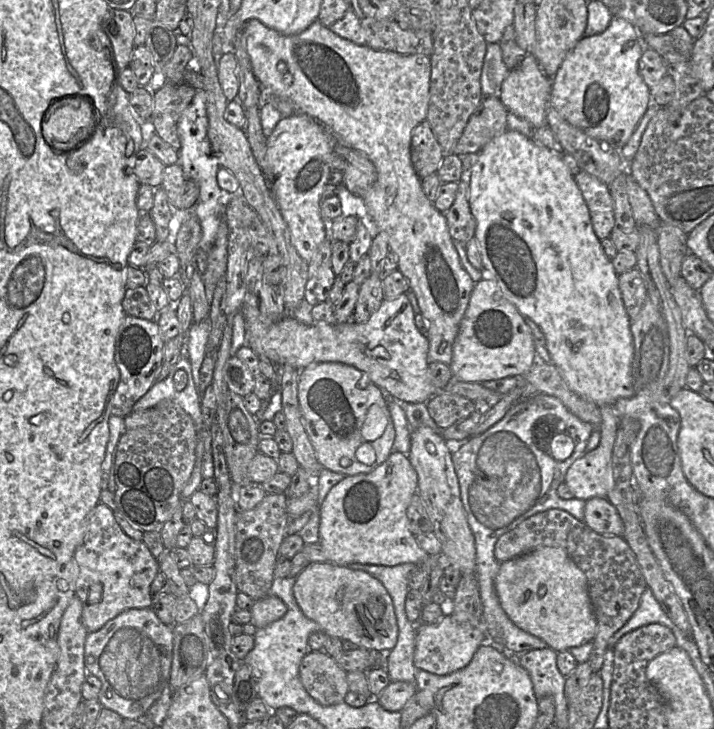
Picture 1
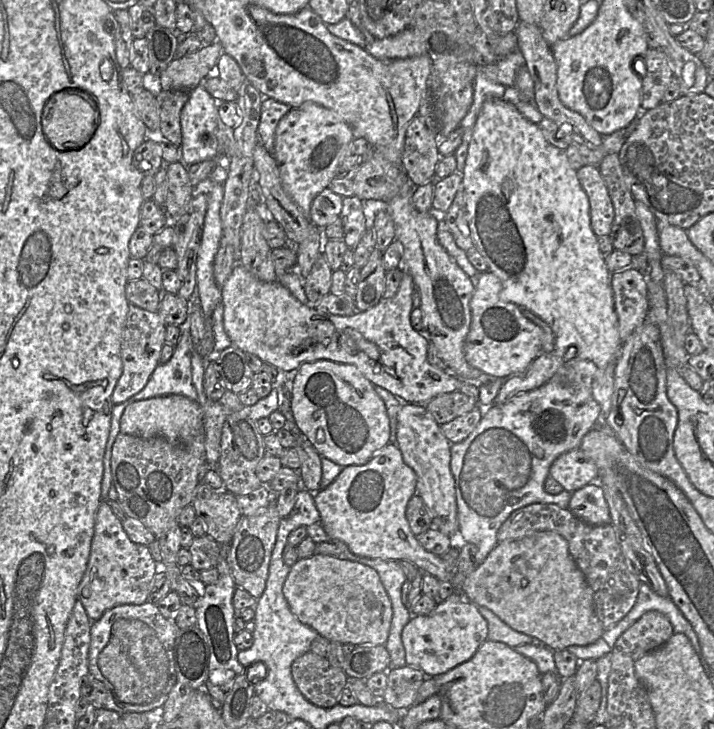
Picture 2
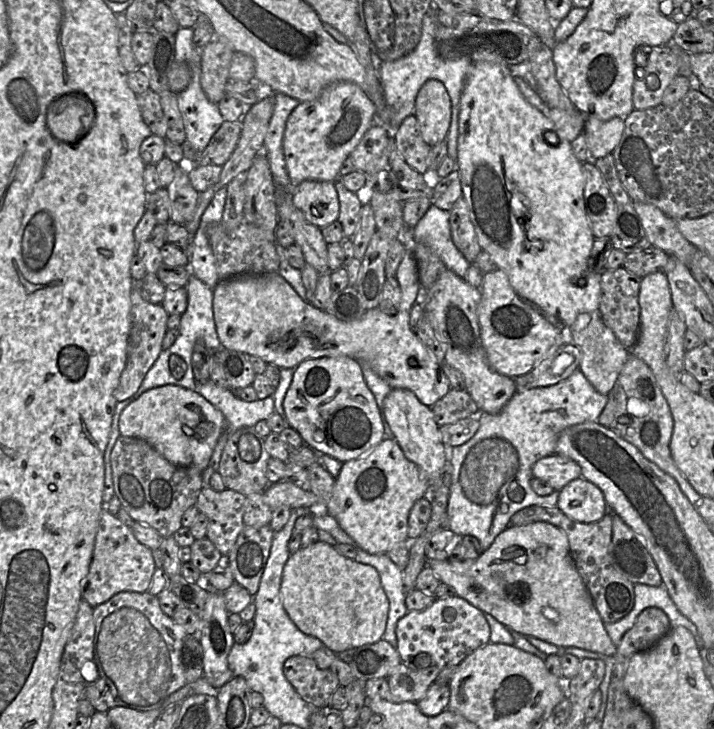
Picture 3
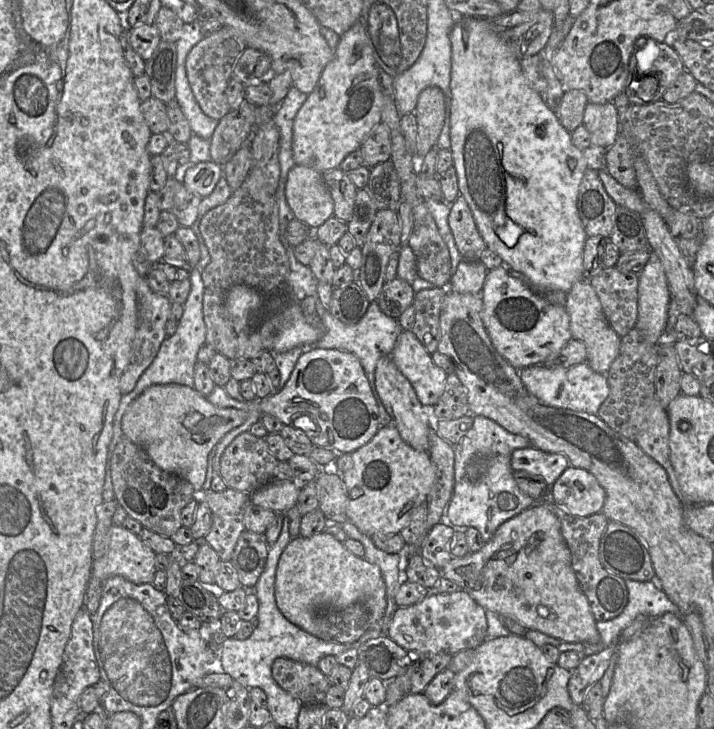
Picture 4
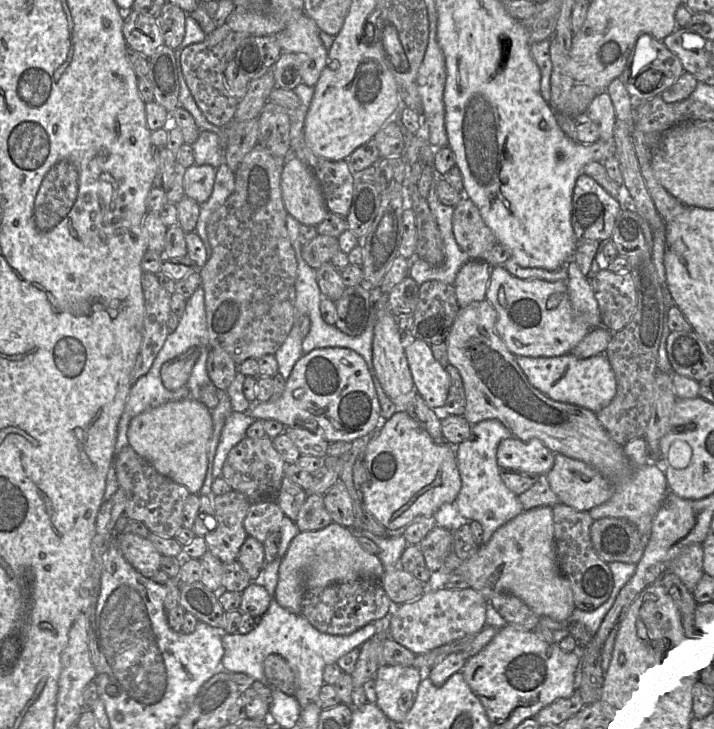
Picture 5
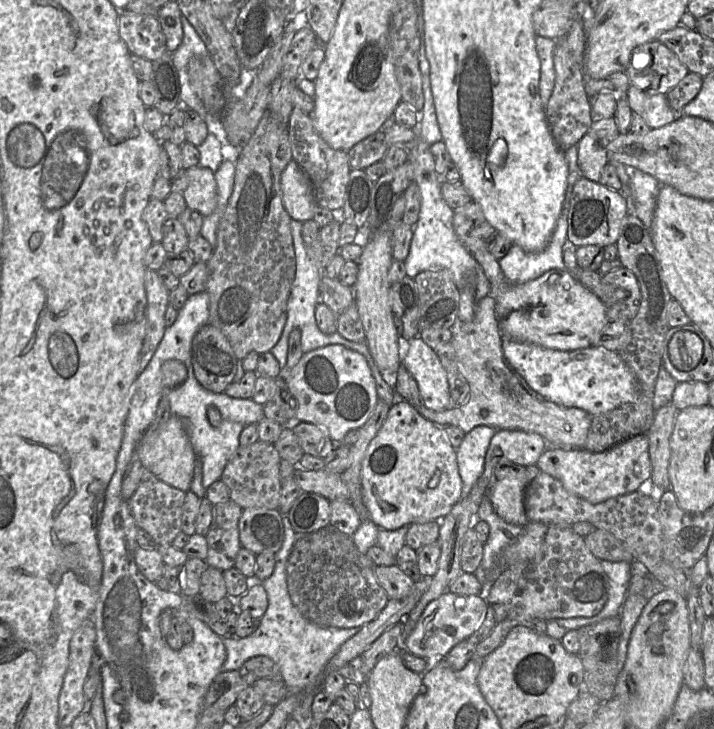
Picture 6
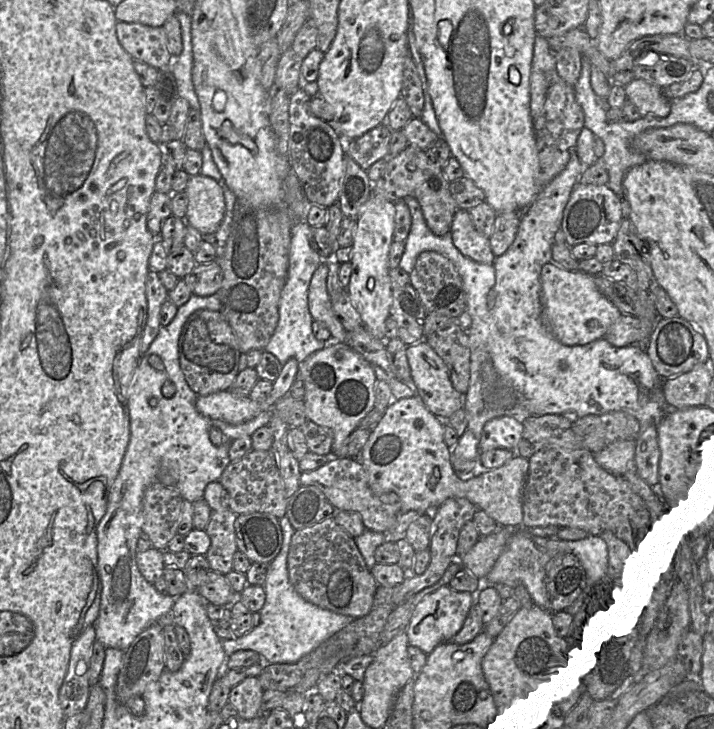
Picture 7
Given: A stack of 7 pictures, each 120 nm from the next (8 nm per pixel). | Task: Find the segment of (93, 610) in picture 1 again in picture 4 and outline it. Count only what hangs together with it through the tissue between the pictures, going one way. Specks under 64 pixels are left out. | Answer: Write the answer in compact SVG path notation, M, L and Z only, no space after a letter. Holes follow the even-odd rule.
M113 524L109 530L108 550L100 559L93 560L91 575L102 582L112 576L122 576L135 584L151 584L156 573L155 556L153 550L145 545L135 533L124 526Z

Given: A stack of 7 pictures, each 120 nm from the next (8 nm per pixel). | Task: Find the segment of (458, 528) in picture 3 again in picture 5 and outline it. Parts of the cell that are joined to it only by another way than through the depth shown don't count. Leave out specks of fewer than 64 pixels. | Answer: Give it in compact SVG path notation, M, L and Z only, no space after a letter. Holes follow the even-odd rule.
M605 352L585 359L579 359L571 353L555 357L515 358L530 384L555 401L581 406L597 413L616 394L615 375ZM488 419L471 425L470 437L455 446L461 478L461 489L456 498L457 510L462 520L477 521L482 525L483 540L481 545L488 543L499 527L524 511L518 495L504 484L497 462L499 443L511 437L513 437L511 431L499 420Z

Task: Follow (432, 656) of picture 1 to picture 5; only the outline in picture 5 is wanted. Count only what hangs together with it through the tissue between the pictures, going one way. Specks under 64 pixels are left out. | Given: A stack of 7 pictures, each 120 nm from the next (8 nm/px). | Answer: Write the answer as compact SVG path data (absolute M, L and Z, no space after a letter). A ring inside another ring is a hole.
M444 587L425 591L418 599L396 605L390 616L386 616L386 626L390 637L415 655L427 653L466 636L476 636L486 625L486 607L488 600L476 590L468 587L450 590Z

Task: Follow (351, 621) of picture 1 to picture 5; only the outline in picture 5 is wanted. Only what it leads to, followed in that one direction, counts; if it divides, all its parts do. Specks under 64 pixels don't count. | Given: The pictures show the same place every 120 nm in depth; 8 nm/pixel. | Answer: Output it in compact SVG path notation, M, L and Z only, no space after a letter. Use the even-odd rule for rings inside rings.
M331 522L320 530L299 531L291 540L279 566L275 598L281 607L300 615L305 589L324 588L358 579L380 581L383 573L384 567L377 555L363 550L347 527Z

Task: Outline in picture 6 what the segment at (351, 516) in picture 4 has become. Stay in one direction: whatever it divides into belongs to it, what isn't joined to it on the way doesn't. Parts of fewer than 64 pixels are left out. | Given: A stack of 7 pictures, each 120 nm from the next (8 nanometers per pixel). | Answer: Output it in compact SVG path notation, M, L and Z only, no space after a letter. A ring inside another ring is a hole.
M410 402L394 403L370 442L362 462L364 504L369 518L380 528L394 530L403 525L425 523L447 515L461 498L463 482L459 474L457 453L444 429L424 417Z

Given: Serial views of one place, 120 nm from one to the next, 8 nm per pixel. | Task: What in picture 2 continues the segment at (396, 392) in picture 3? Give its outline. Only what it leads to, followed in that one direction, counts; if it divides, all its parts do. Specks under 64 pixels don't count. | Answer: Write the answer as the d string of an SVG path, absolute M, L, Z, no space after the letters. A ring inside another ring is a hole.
M406 403L397 415L397 443L406 465L417 475L416 494L429 510L432 528L449 537L458 534L458 516L455 479L451 472L451 443L444 435L441 426L433 419L425 405Z

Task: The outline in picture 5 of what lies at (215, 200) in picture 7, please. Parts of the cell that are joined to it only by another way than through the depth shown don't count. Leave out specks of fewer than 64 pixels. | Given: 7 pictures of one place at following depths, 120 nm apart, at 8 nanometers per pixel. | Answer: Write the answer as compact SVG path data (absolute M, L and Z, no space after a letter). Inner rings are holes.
M193 165L182 169L185 196L199 204L206 202L212 194L216 168L211 165Z

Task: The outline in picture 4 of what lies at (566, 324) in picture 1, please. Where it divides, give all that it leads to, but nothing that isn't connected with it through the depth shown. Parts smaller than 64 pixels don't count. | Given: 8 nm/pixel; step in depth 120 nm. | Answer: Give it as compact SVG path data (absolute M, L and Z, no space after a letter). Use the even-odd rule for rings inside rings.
M461 16L457 19L450 32L451 41L451 106L450 106L450 151L453 166L458 177L458 187L472 212L474 221L488 249L498 254L503 265L524 274L537 293L545 291L563 291L568 293L573 284L587 279L583 273L583 252L587 239L582 221L578 213L579 186L585 171L588 169L587 159L583 150L577 148L571 140L571 133L561 124L555 113L546 105L539 94L528 84L522 73L518 60L507 44L491 29L482 17Z

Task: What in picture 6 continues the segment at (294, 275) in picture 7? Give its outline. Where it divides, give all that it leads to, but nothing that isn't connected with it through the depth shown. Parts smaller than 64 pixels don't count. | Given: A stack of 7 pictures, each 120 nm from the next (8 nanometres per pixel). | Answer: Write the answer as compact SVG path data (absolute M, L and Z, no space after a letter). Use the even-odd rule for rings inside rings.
M291 219L291 233L293 238L295 258L296 258L296 275L292 284L291 292L287 302L287 319L281 336L270 352L279 362L280 368L284 368L287 362L288 342L290 333L298 328L301 331L301 347L303 353L321 348L331 344L341 344L349 349L362 354L367 361L374 361L366 342L353 342L345 339L338 332L332 334L324 334L320 331L315 320L316 305L319 300L319 283L324 274L324 269L320 269L308 256L307 246L302 238L303 222Z

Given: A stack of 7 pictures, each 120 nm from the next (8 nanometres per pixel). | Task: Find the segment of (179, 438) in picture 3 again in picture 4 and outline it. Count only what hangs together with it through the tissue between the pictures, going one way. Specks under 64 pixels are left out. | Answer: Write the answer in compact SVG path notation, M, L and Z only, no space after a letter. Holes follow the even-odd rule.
M180 384L152 385L126 409L121 420L124 437L141 447L162 470L187 480L199 494L206 479L208 455L229 431L248 419L248 413L220 408L194 388Z

